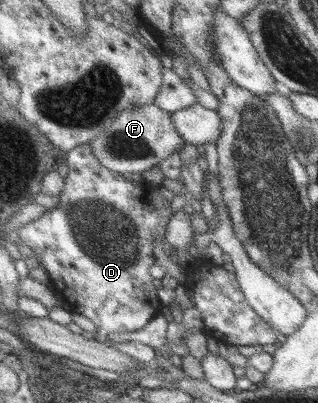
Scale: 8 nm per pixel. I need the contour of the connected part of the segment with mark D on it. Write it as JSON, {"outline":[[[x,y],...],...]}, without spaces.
{"outline":[[[86,146],[72,148],[65,158],[68,170],[63,178],[63,187],[57,194],[56,206],[18,228],[18,238],[42,264],[41,268],[44,268],[57,296],[63,296],[76,314],[88,318],[94,325],[96,336],[93,340],[110,347],[108,334],[139,330],[162,307],[156,298],[148,268],[155,263],[152,253],[154,239],[160,242],[162,250],[168,255],[174,252],[174,248],[164,240],[164,227],[173,213],[170,202],[158,192],[158,186],[147,189],[142,181],[126,180],[122,175],[100,166]]]}

